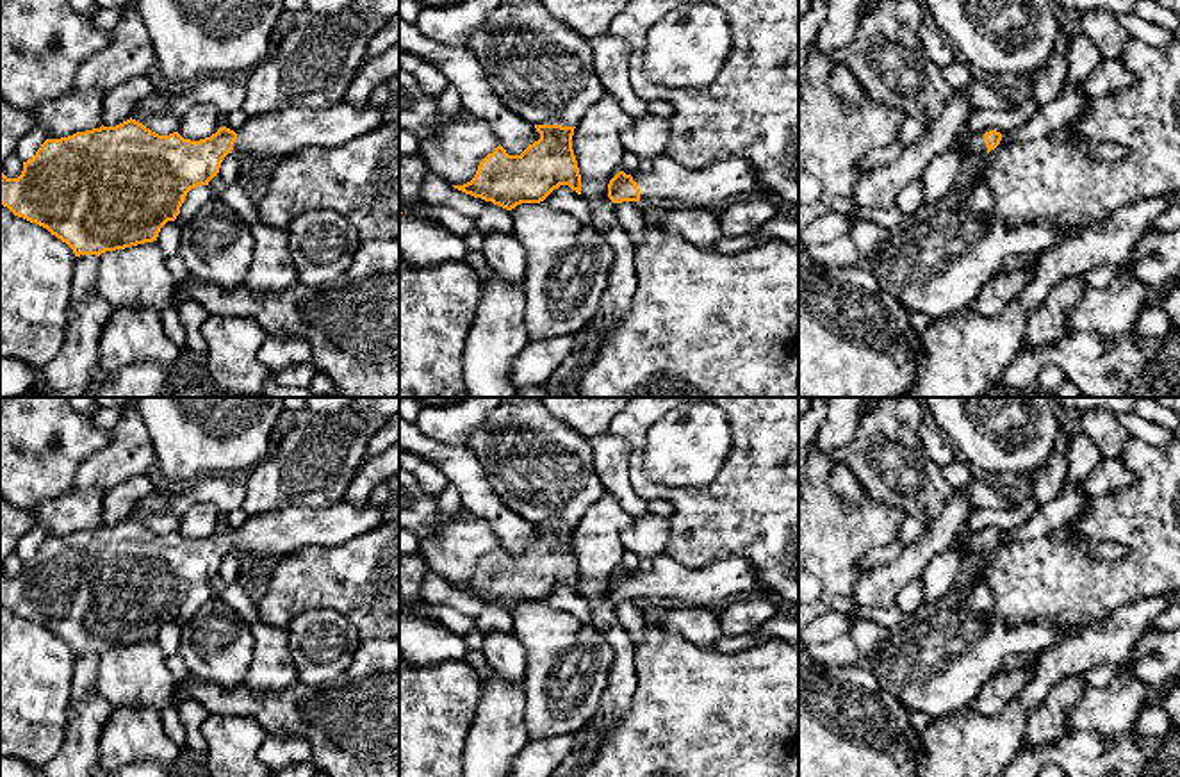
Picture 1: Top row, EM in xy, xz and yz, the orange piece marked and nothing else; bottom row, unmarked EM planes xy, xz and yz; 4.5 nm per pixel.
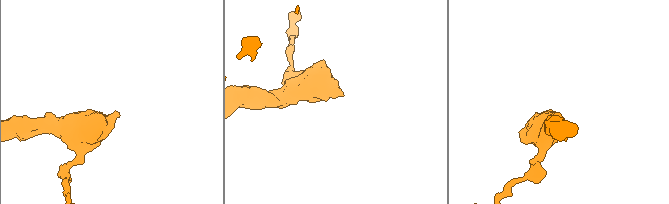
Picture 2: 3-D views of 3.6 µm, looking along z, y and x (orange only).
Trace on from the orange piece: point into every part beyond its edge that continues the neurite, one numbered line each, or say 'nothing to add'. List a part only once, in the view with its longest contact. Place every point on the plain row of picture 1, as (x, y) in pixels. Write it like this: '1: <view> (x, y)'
1: yz (974, 547)

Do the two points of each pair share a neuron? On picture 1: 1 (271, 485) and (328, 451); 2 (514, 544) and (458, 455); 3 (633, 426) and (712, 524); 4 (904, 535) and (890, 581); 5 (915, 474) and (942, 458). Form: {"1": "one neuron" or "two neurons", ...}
{"1": "one neuron", "2": "one neuron", "3": "one neuron", "4": "two neurons", "5": "two neurons"}

